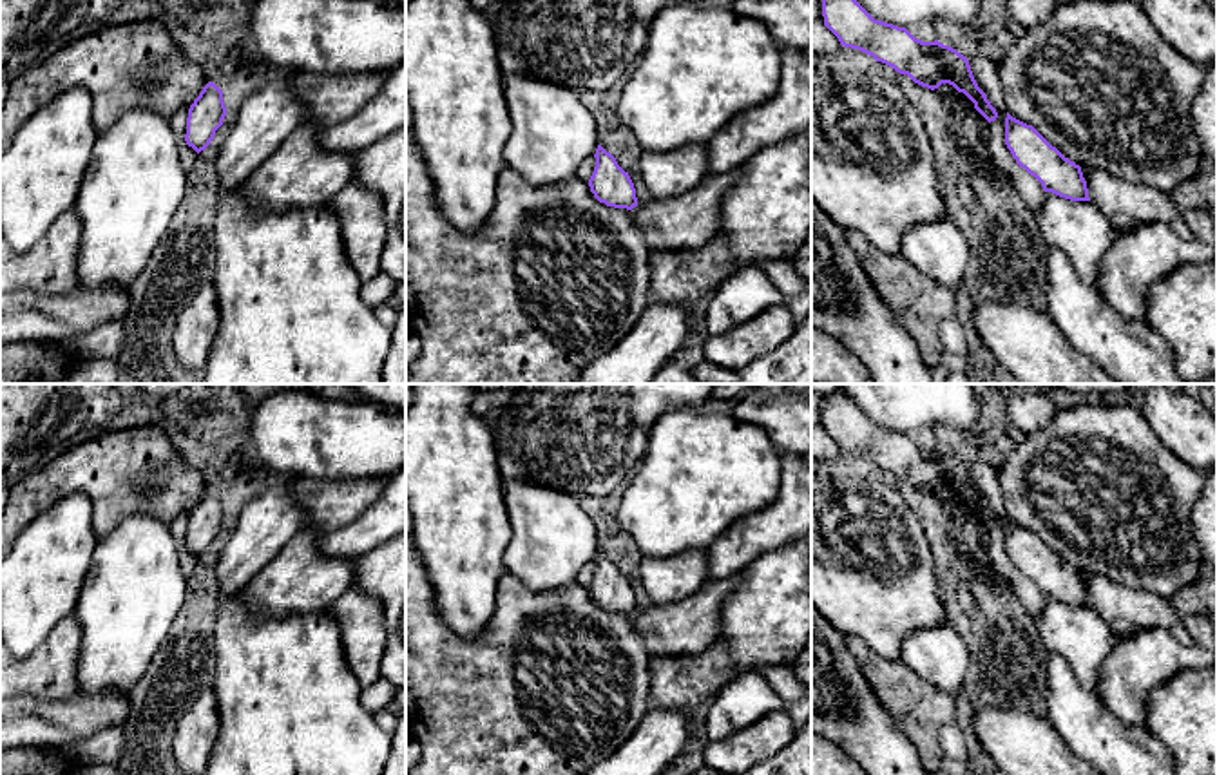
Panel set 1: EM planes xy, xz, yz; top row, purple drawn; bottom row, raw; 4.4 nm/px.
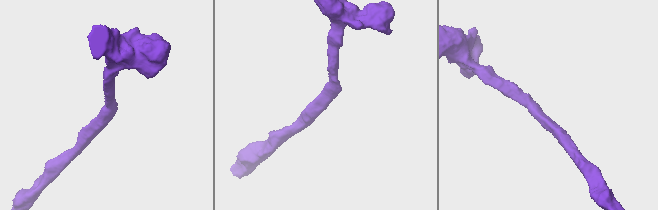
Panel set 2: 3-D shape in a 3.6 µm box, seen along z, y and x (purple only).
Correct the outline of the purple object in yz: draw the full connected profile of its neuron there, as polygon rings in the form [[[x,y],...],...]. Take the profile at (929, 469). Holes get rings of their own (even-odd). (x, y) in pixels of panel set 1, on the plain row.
[[[838,388],[820,397],[824,431],[840,451],[858,454],[931,496],[949,489],[963,498],[989,529],[998,523],[978,493],[969,465],[956,454],[938,445],[922,447],[906,433],[875,426]]]

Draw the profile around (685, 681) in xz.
[[[714,641],[701,654],[656,657],[650,670],[648,710],[695,706],[737,675],[728,645]]]

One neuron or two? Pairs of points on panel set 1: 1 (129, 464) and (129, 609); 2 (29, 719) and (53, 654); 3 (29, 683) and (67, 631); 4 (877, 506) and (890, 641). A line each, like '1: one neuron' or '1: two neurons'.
1: two neurons
2: two neurons
3: one neuron
4: one neuron

